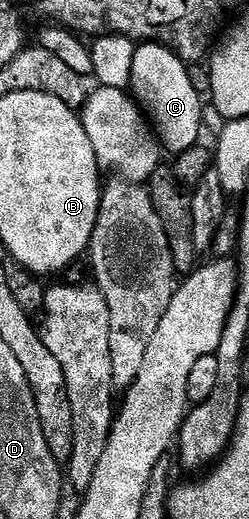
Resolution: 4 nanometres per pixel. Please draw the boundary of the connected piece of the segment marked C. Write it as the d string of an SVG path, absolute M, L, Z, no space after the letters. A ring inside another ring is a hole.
M145 42L137 45L132 51L132 81L130 83L130 93L136 100L137 106L144 111L144 117L154 127L161 147L170 152L169 155L175 156L194 148L201 141L200 129L205 129L204 120L205 103L202 95L194 92L194 84L190 84L188 66L170 48L166 48L157 42Z

